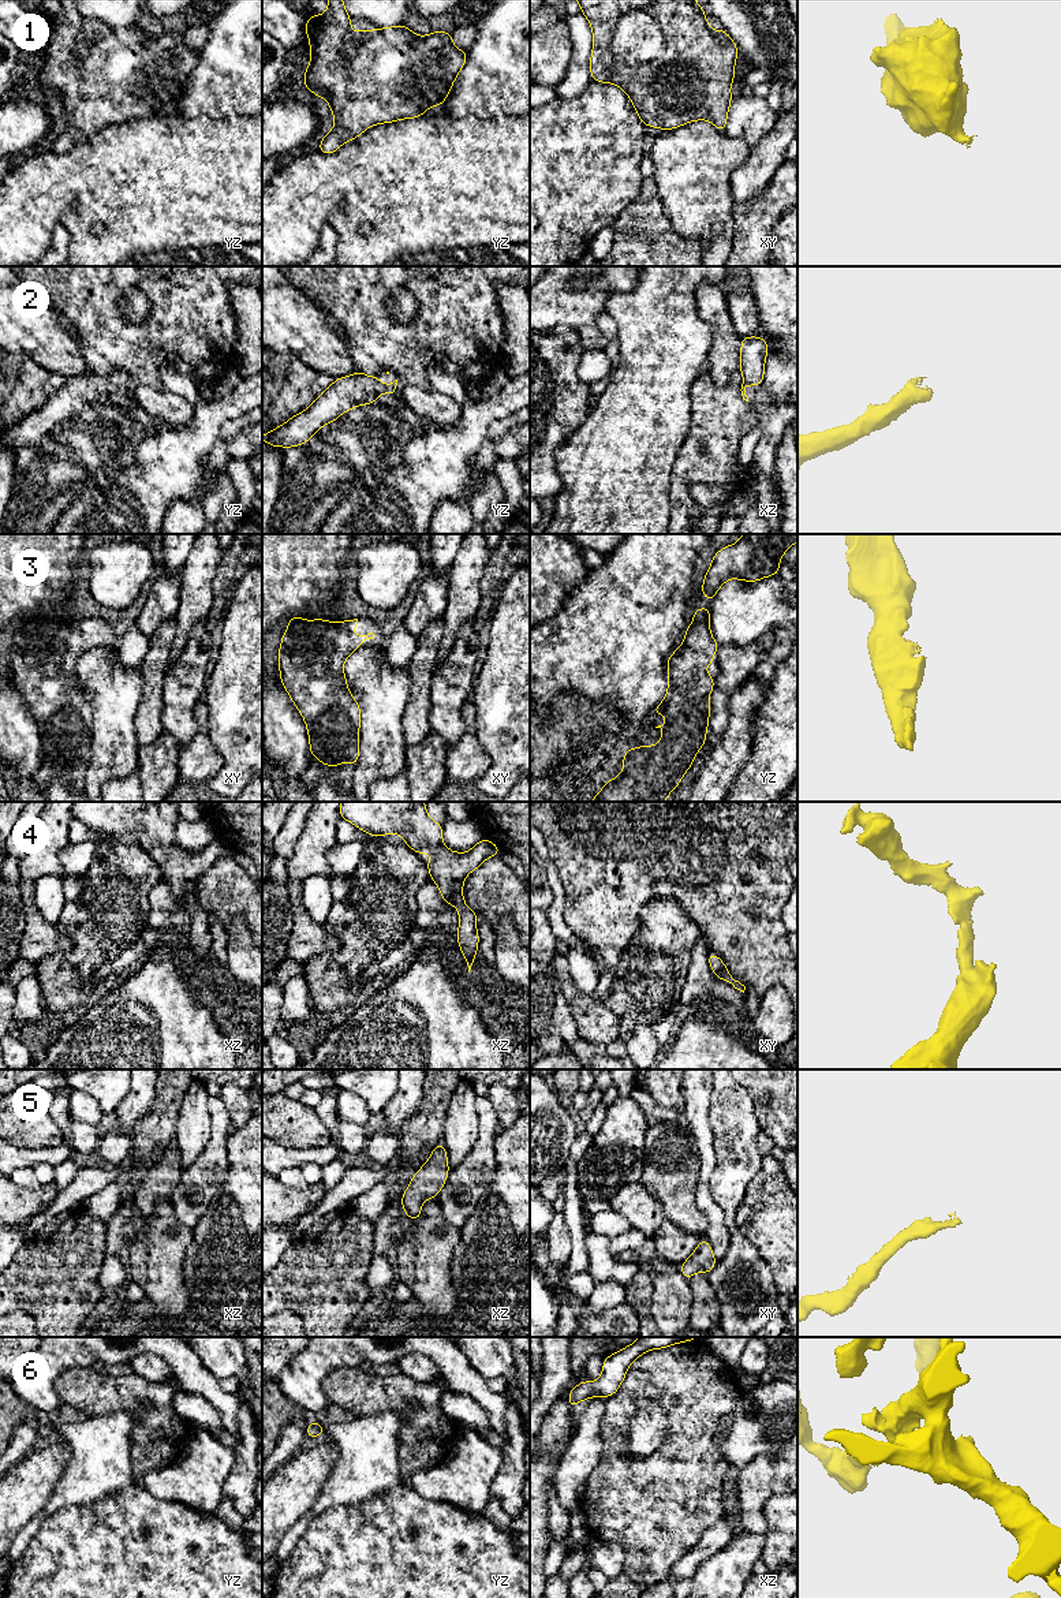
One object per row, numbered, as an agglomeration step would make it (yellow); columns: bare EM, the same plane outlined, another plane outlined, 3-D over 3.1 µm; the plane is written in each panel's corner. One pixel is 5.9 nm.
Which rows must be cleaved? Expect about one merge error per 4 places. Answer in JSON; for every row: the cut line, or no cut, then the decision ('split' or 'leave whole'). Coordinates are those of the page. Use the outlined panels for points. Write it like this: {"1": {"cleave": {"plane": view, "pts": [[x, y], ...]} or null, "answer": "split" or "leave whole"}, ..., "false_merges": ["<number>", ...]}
{"1": {"cleave": null, "answer": "leave whole"}, "2": {"cleave": null, "answer": "leave whole"}, "3": {"cleave": null, "answer": "leave whole"}, "4": {"cleave": null, "answer": "leave whole"}, "5": {"cleave": null, "answer": "leave whole"}, "6": {"cleave": null, "answer": "leave whole"}, "false_merges": []}

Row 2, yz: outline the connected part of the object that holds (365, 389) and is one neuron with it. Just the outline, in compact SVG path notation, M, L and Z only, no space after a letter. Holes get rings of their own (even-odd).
M356 369L352 376L333 380L310 407L265 433L262 441L283 448L303 445L324 425L332 423L352 407L377 402L381 393L393 393L396 385L397 380L385 385L377 376L370 377Z

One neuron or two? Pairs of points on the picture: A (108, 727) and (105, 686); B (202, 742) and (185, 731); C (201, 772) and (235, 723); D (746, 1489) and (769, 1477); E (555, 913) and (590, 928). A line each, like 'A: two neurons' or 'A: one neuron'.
A: one neuron
B: two neurons
C: two neurons
D: one neuron
E: two neurons

